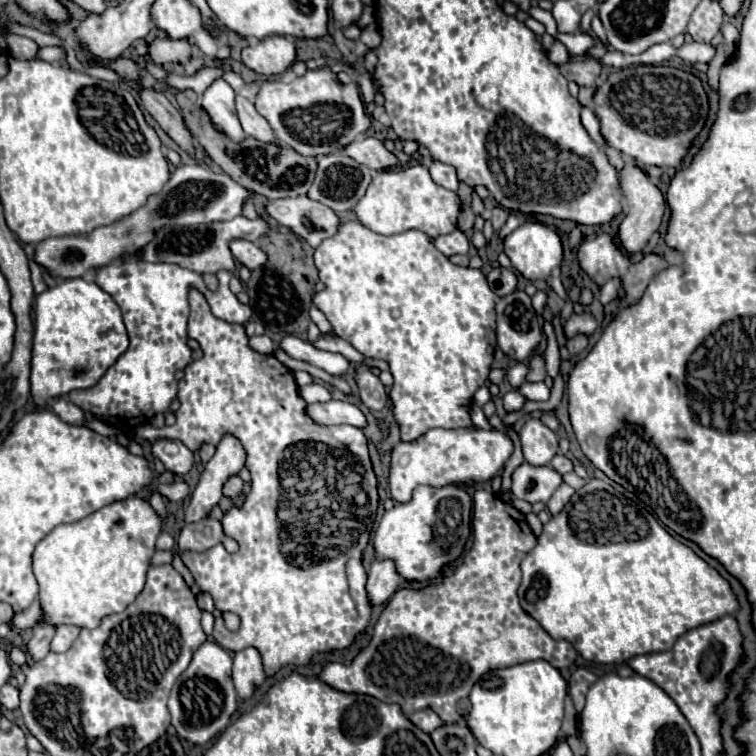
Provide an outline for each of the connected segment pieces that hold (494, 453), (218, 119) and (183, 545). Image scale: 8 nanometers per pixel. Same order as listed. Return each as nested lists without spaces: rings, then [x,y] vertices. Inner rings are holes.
[[[459,427],[459,429],[429,429],[415,441],[399,441],[391,451],[389,463],[389,493],[397,503],[409,503],[415,487],[475,487],[491,481],[513,453],[509,435],[497,429]]]
[[[215,79],[213,85],[203,93],[201,105],[207,111],[213,127],[217,127],[217,131],[221,131],[233,143],[241,143],[247,139],[247,135],[237,119],[233,99],[233,89],[223,79]]]
[[[205,517],[197,523],[187,523],[179,535],[179,549],[191,549],[191,551],[207,551],[209,547],[215,547],[217,543],[225,541],[225,531],[221,527],[221,521]]]

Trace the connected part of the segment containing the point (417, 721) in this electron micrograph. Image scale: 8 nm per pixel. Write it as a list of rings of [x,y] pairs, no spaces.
[[[431,709],[415,711],[413,715],[409,715],[409,721],[411,721],[413,725],[421,727],[421,731],[425,731],[425,733],[431,733],[431,731],[435,731],[437,727],[441,727],[441,725],[443,725],[443,721],[439,719],[439,715],[437,715],[437,713],[433,713]]]

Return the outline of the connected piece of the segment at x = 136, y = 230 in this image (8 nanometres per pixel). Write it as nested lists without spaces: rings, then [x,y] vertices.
[[[179,165],[171,181],[163,187],[163,191],[147,201],[141,209],[131,213],[129,217],[107,225],[97,227],[89,235],[65,235],[51,237],[35,247],[35,261],[49,269],[49,273],[57,279],[81,277],[89,269],[97,269],[119,261],[125,253],[139,251],[145,243],[153,239],[155,229],[165,225],[193,225],[193,223],[213,223],[227,221],[241,215],[247,199],[253,199],[253,193],[247,187],[241,187],[225,173],[215,173],[207,165]]]

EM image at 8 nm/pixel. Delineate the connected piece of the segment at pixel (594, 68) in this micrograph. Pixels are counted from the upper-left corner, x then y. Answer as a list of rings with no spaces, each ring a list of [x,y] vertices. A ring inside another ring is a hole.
[[[591,59],[587,63],[565,63],[565,65],[559,65],[559,69],[567,81],[573,79],[579,87],[591,87],[599,79],[603,65],[597,59]]]

